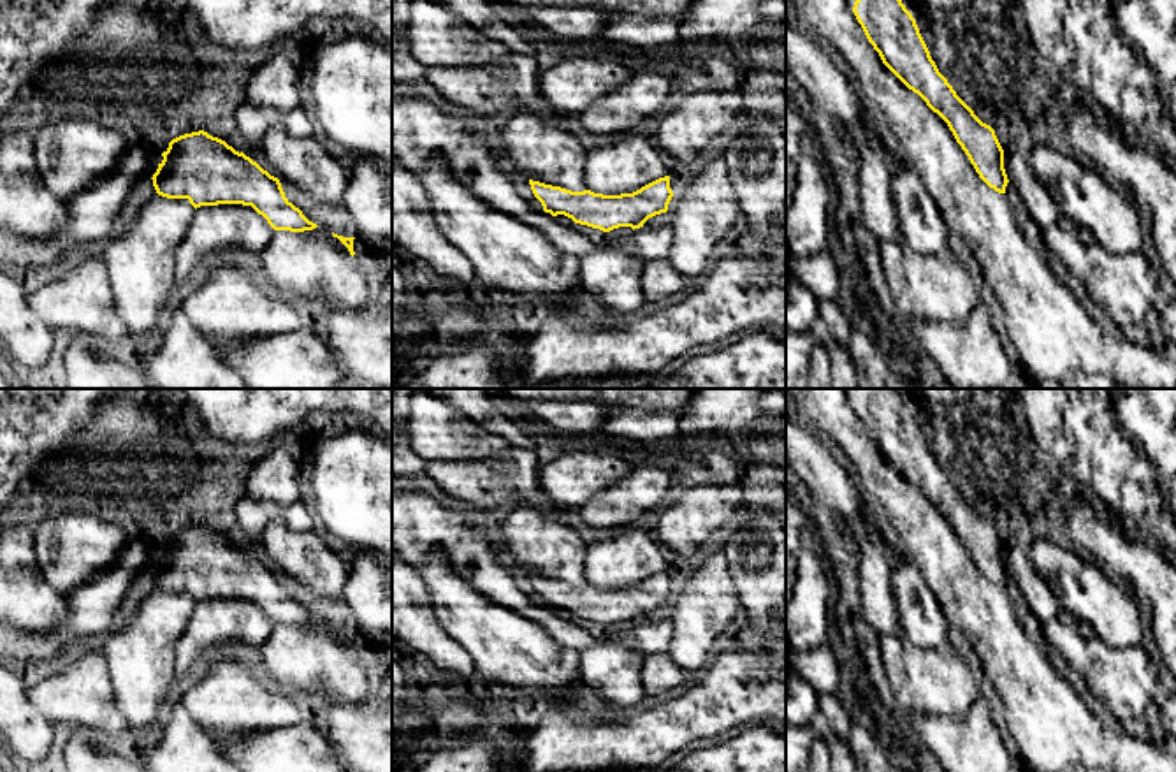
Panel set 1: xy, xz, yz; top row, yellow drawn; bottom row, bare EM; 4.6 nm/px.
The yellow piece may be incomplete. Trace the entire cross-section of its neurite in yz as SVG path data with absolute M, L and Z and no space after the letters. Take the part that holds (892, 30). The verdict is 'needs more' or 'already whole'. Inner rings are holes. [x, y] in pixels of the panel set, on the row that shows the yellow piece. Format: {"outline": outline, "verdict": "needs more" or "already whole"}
{"outline": "M856 0L853 12L882 63L947 123L979 178L1005 193L1009 179L995 130L974 114L939 72L902 0Z", "verdict": "already whole"}

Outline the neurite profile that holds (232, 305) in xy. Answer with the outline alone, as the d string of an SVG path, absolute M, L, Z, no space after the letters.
M239 264L214 266L181 310L211 343L223 346L306 325L288 297L272 292L257 273Z

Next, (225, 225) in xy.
M200 206L195 209L186 236L176 250L174 281L186 281L207 251L223 248L264 251L272 234L274 229L251 206Z

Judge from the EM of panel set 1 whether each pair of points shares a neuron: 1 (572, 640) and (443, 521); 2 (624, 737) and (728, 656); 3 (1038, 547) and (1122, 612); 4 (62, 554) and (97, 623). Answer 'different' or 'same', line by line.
1: same
2: same
3: same
4: different

